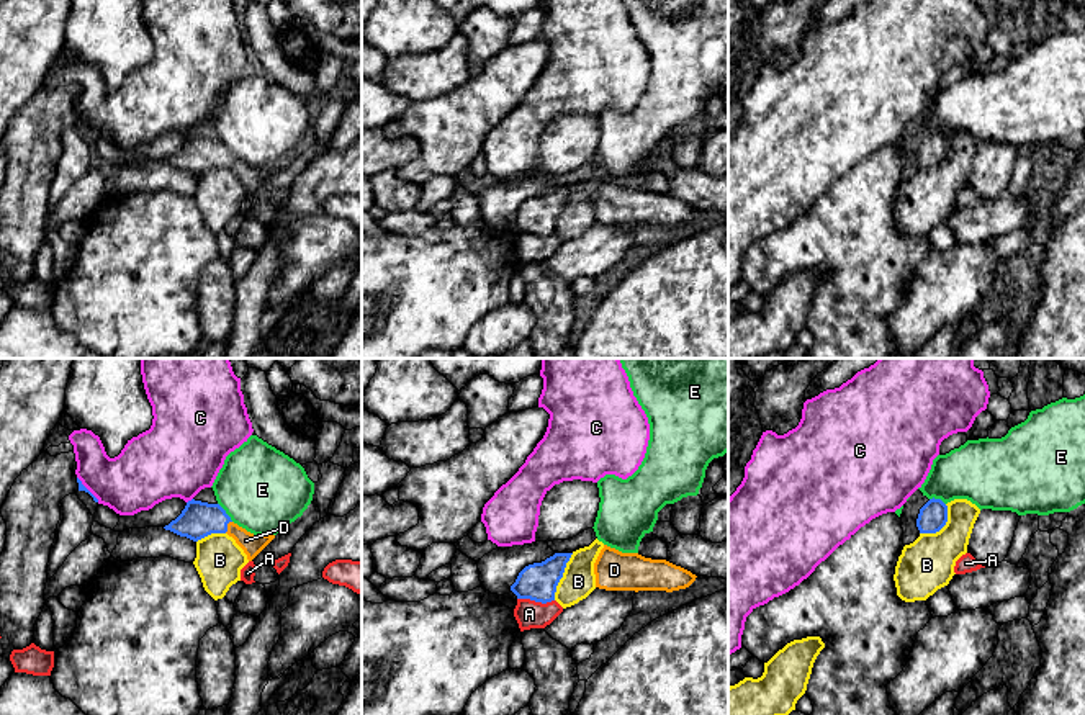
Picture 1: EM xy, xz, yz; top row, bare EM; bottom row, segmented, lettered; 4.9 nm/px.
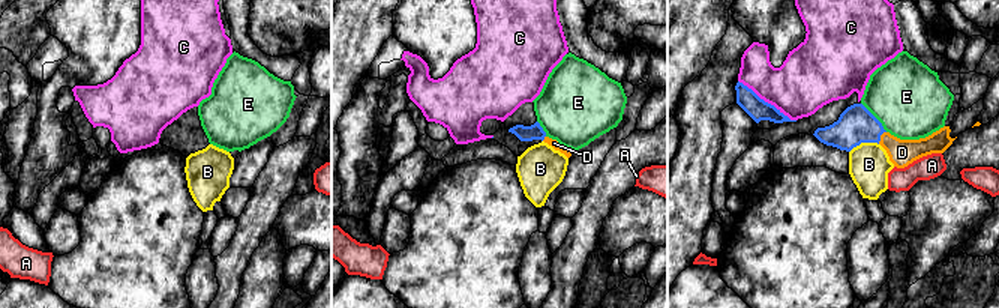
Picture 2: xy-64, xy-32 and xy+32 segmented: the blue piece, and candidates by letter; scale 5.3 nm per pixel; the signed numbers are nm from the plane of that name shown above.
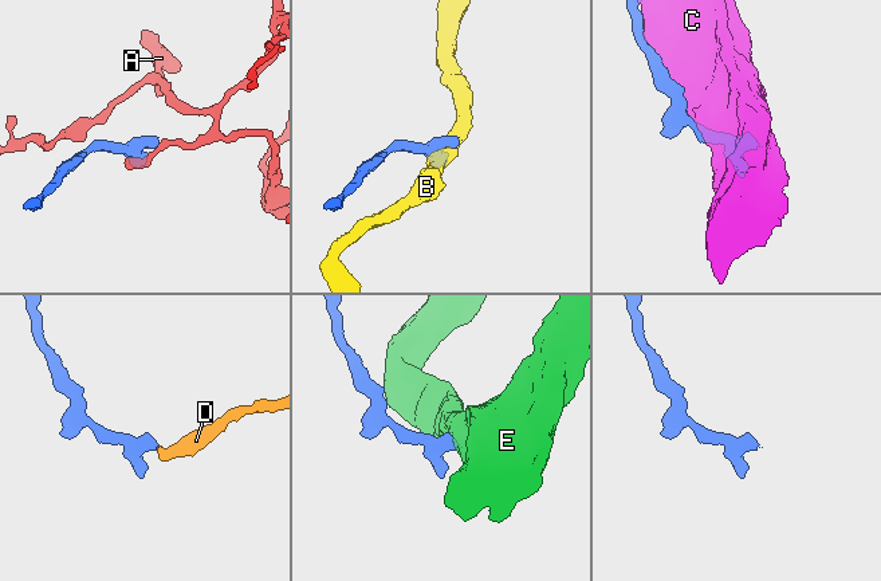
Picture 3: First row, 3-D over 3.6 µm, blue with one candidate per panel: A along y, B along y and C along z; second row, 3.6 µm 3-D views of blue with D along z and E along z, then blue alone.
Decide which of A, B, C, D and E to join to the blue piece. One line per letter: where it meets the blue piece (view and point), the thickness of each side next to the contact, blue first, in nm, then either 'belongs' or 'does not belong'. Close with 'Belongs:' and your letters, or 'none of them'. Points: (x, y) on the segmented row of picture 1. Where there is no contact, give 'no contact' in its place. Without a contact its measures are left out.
A: meets blue in xz at (535, 601); 180 nm thick on the blue side, 140 nm on the other; does not belong
B: meets blue in xz at (562, 576); 180 nm thick on the blue side, 170 nm on the other; does not belong
C: meets blue in xy at (189, 501); 180 nm thick on the blue side, 400 nm on the other; does not belong
D: meets blue in xy at (226, 527); 180 nm thick on the blue side, 100 nm on the other; belongs
E: meets blue in xy at (225, 512); 180 nm thick on the blue side, 420 nm on the other; does not belong
Belongs: D

